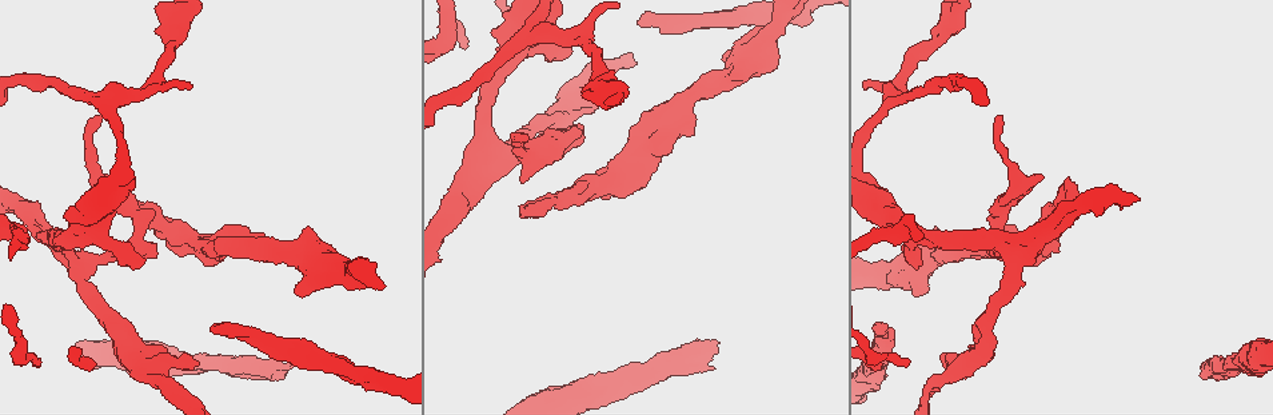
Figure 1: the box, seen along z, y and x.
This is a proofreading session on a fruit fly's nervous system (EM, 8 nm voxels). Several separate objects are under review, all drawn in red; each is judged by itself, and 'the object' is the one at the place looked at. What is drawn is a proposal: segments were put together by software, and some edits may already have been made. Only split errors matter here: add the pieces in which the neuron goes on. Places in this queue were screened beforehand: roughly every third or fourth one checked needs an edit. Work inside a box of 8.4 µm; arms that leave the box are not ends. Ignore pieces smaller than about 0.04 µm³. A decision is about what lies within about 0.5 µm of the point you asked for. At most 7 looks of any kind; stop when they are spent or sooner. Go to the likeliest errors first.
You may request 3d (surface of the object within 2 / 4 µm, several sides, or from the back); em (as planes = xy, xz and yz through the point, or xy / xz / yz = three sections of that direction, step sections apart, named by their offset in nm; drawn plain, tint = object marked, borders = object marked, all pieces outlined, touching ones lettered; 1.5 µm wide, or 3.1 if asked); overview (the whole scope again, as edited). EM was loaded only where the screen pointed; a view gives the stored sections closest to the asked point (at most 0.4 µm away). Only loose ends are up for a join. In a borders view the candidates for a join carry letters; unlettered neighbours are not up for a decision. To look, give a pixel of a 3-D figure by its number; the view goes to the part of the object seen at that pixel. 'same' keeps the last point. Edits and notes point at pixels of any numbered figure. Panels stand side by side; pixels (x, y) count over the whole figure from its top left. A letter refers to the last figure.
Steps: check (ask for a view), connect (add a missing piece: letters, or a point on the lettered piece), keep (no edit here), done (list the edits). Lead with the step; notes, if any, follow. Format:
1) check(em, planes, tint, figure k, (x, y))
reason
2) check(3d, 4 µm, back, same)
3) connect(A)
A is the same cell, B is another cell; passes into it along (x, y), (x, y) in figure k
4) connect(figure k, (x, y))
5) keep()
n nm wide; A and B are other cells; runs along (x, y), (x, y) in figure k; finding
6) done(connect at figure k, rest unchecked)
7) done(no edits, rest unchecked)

check(em, xy, step 8, borders, figure 1, (1201, 367))

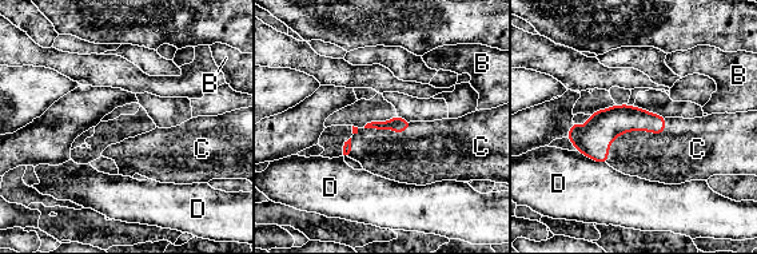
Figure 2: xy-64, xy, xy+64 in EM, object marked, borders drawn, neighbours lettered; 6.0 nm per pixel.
check(em, planes, borders, same)
cut it another way

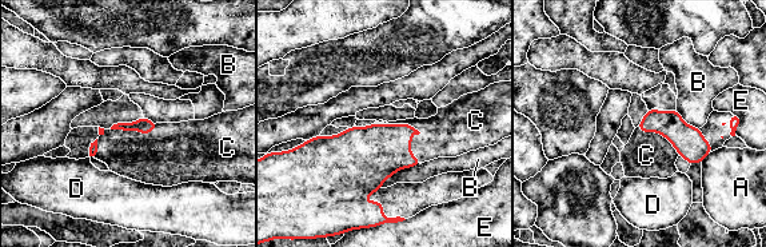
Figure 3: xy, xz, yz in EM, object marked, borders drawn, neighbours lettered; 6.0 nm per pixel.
connect(C)
C is the same cell, A, B, D and E are other cells; passes into it along (380, 150), (413, 127), (454, 130) in figure 3; the neuron continues

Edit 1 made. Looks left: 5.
check(em, xy, step 8, borders, figure 1, (643, 25))
long arm stops here

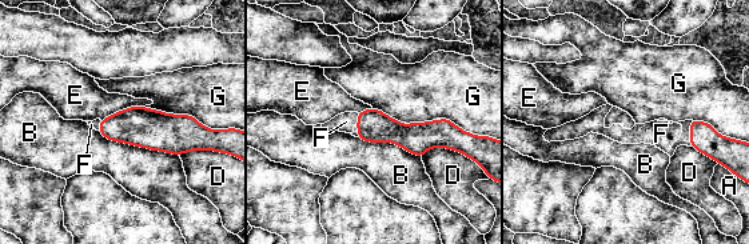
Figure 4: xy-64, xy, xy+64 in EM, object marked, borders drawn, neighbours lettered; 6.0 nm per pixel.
connect(F)
F is the same cell, A, B, D, E and G are other cells; the neuron continues

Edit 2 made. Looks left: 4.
check(overview)

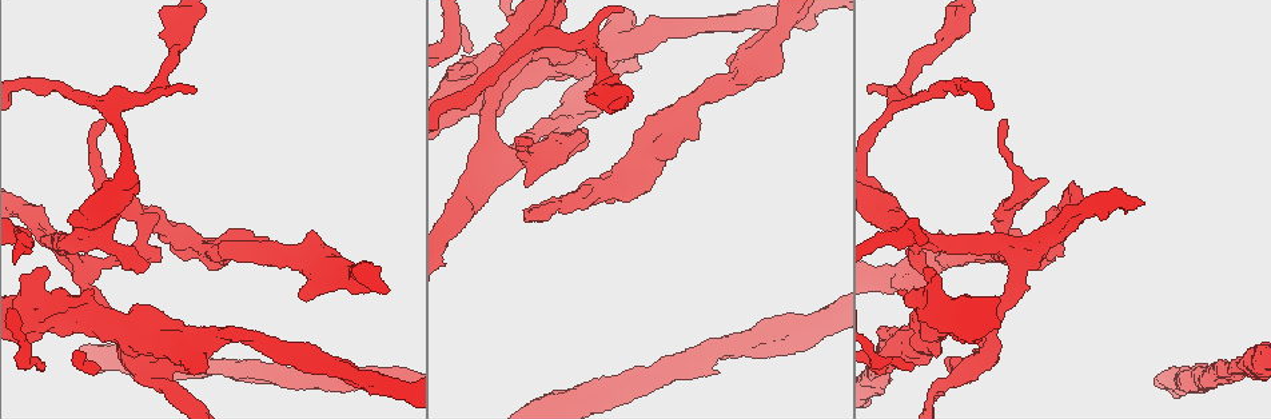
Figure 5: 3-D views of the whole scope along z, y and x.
check(em, xz, step 4, borders, figure 5, (1037, 262))
an open end

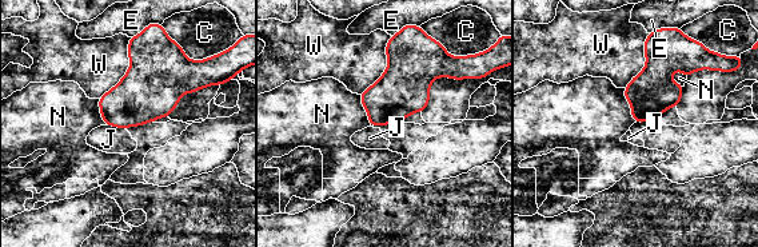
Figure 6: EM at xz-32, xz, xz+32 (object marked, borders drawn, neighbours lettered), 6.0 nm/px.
check(em, planes, borders, same)
cut it another way

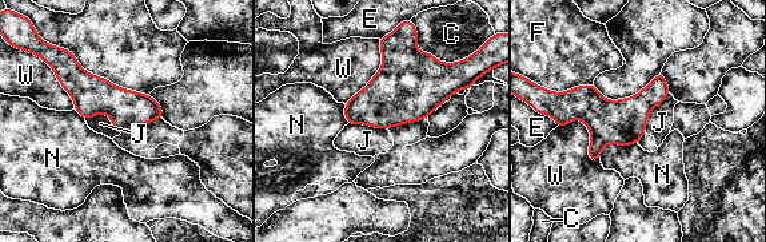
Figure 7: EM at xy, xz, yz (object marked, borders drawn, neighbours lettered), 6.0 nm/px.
keep()
C, E, F, J, N and W are other cells; border along (86, 118), (106, 114), (120, 133) in figure 7; none of them fits

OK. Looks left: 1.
done(connect at figure 3, connect at figure 4, rest unchecked)

